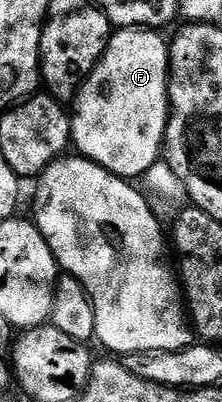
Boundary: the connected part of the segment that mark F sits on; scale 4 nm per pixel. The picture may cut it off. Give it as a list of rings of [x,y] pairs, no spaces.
[[[121,28],[112,35],[97,66],[73,97],[71,139],[78,155],[100,164],[107,172],[124,178],[142,178],[154,164],[160,163],[167,135],[169,101],[167,81],[171,71],[168,41],[150,28]]]

